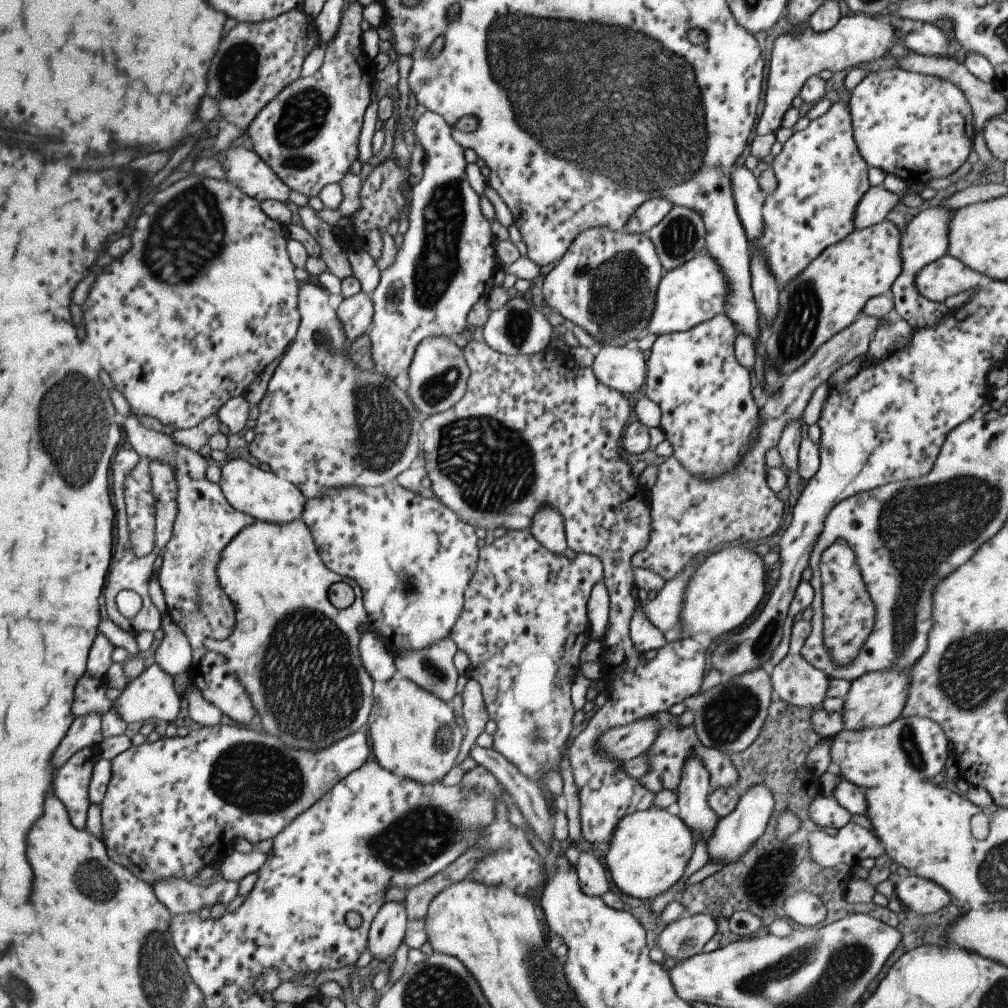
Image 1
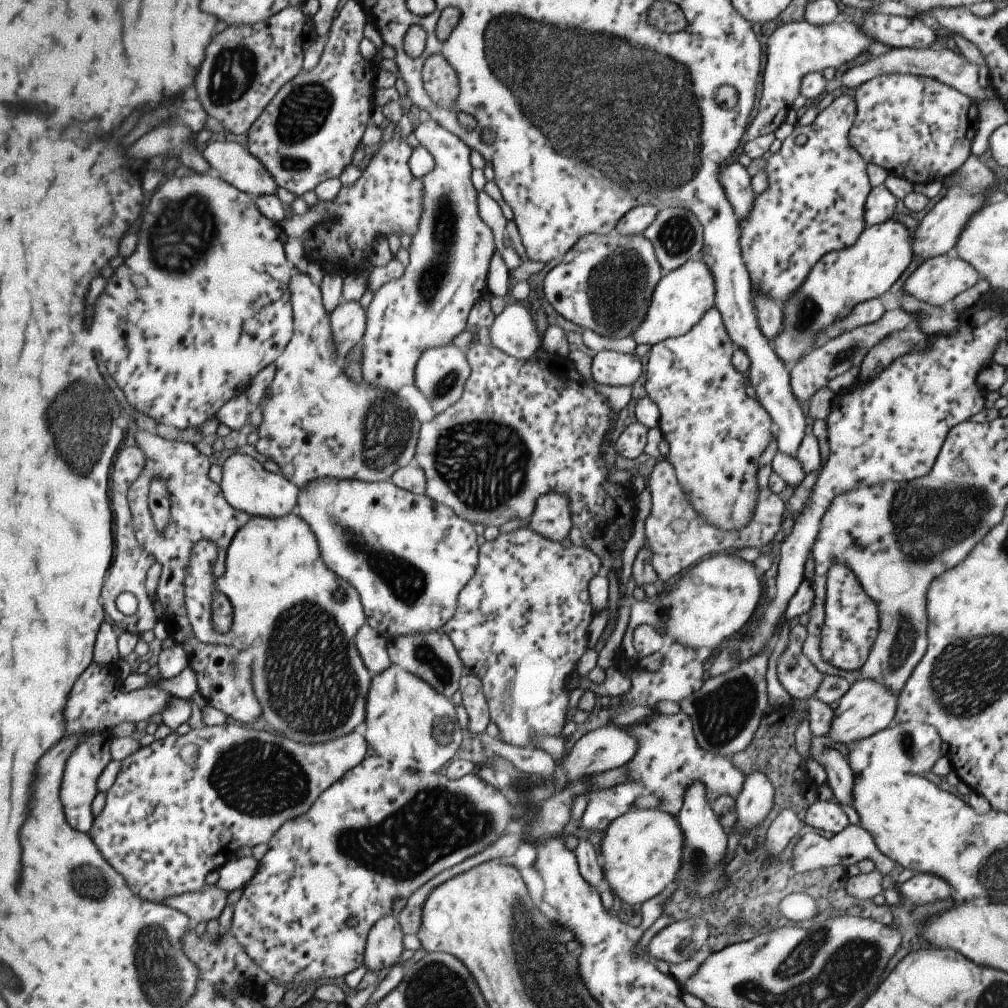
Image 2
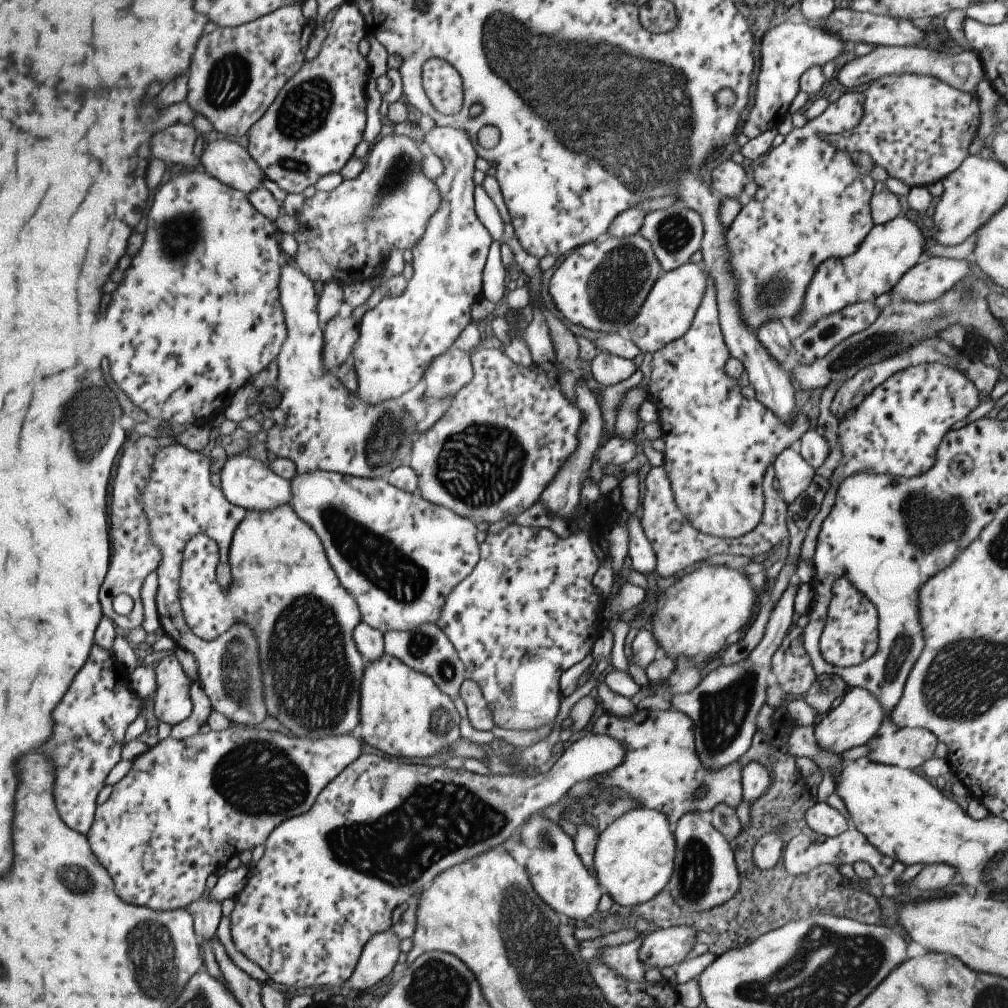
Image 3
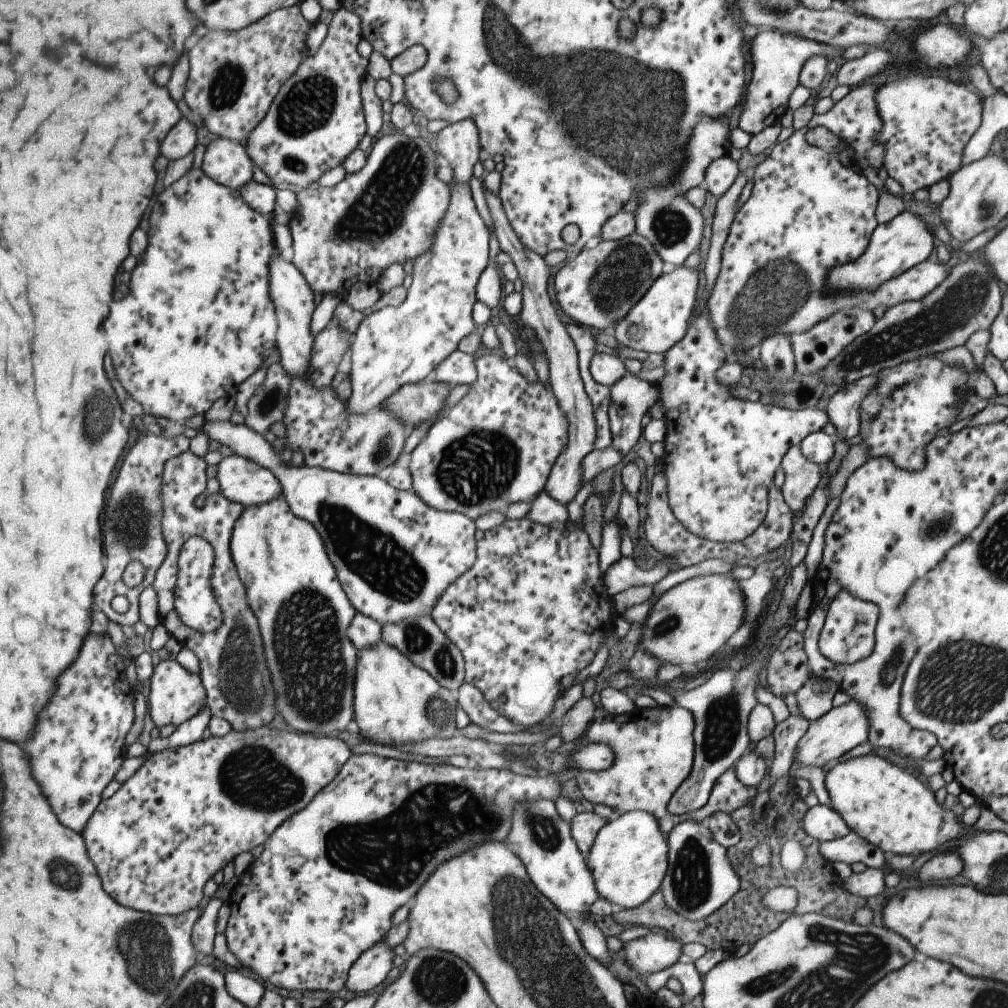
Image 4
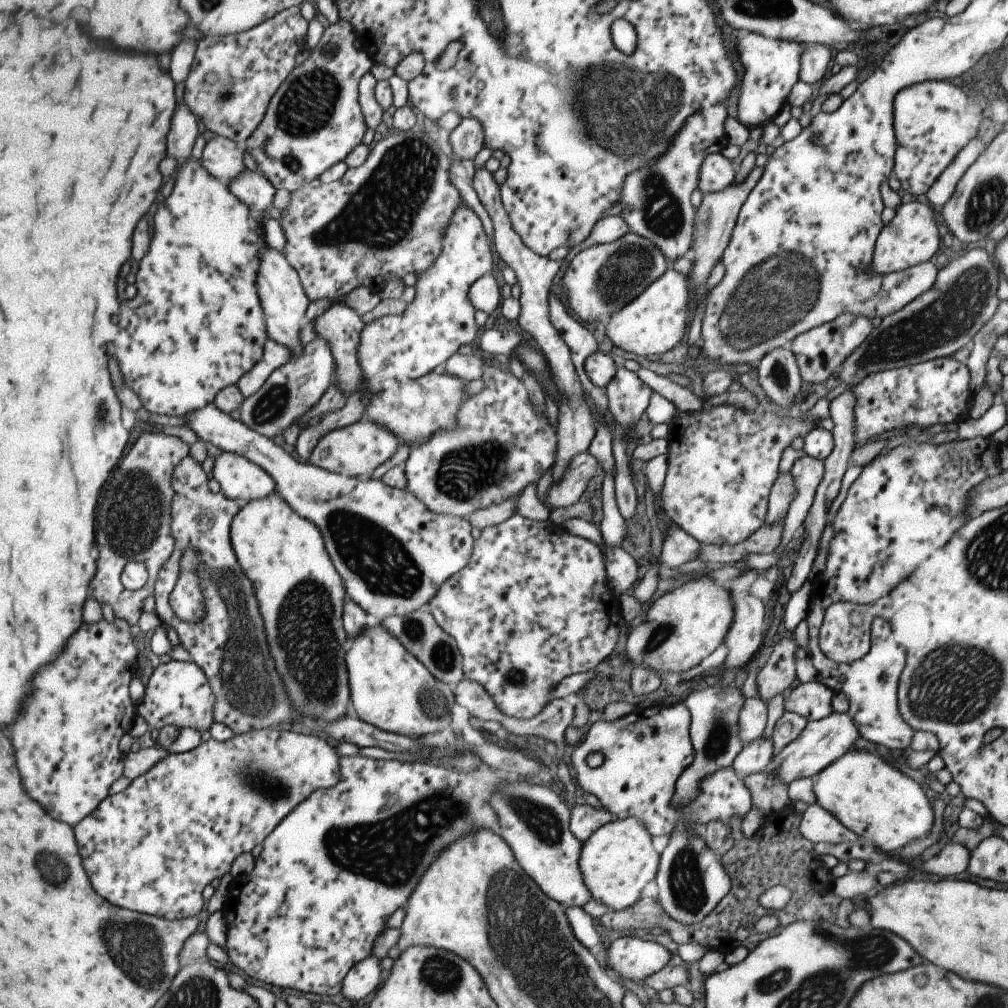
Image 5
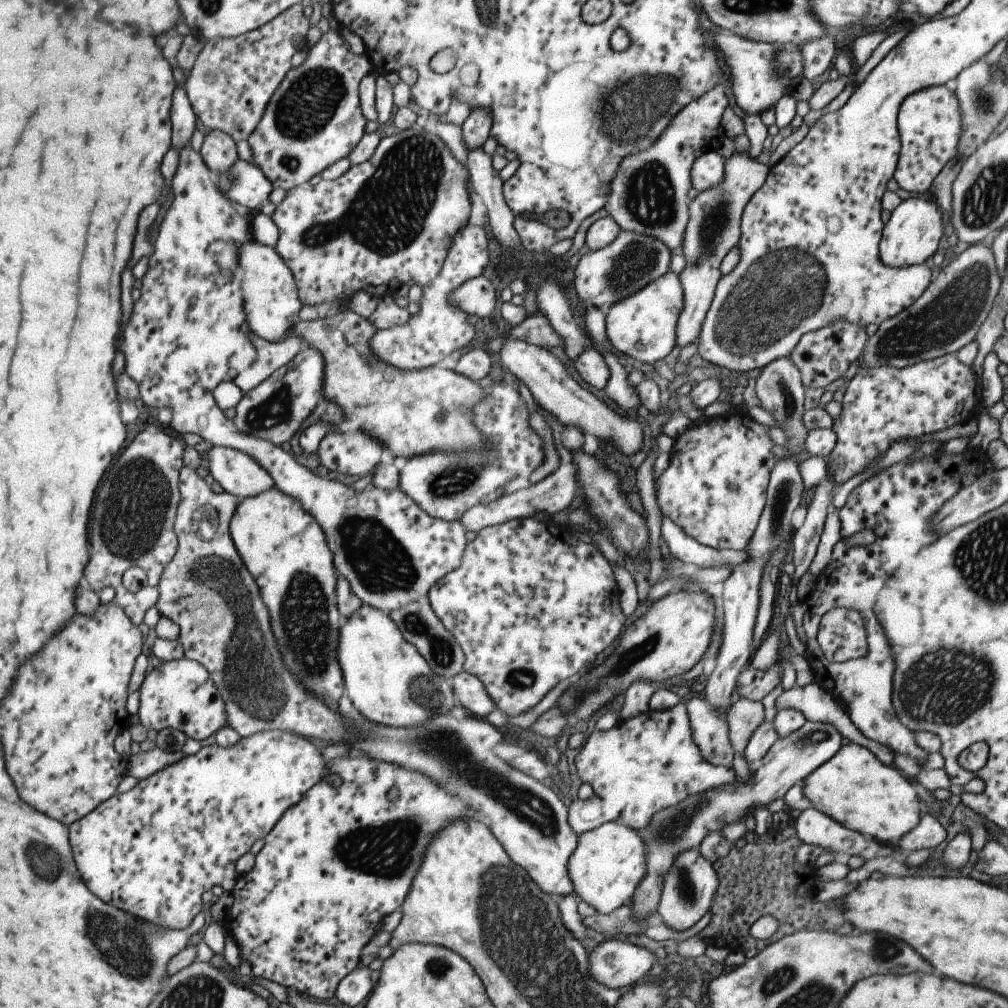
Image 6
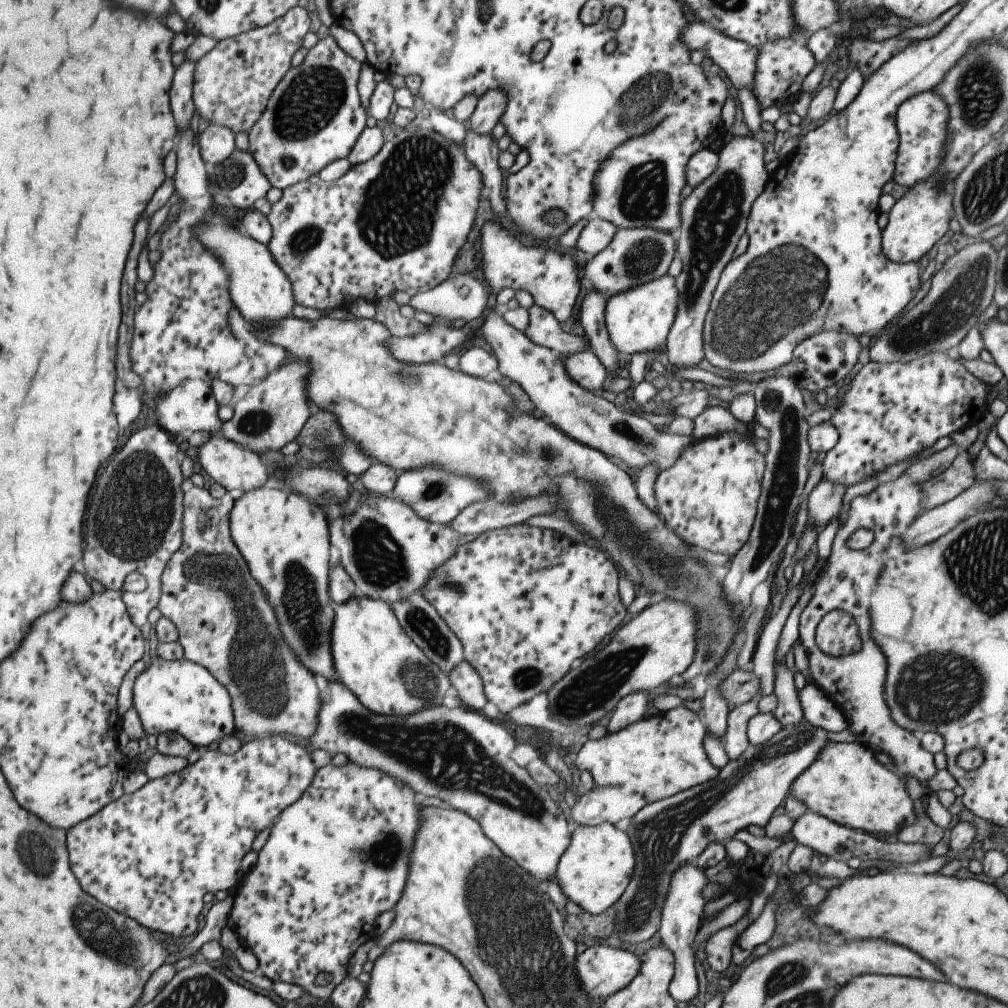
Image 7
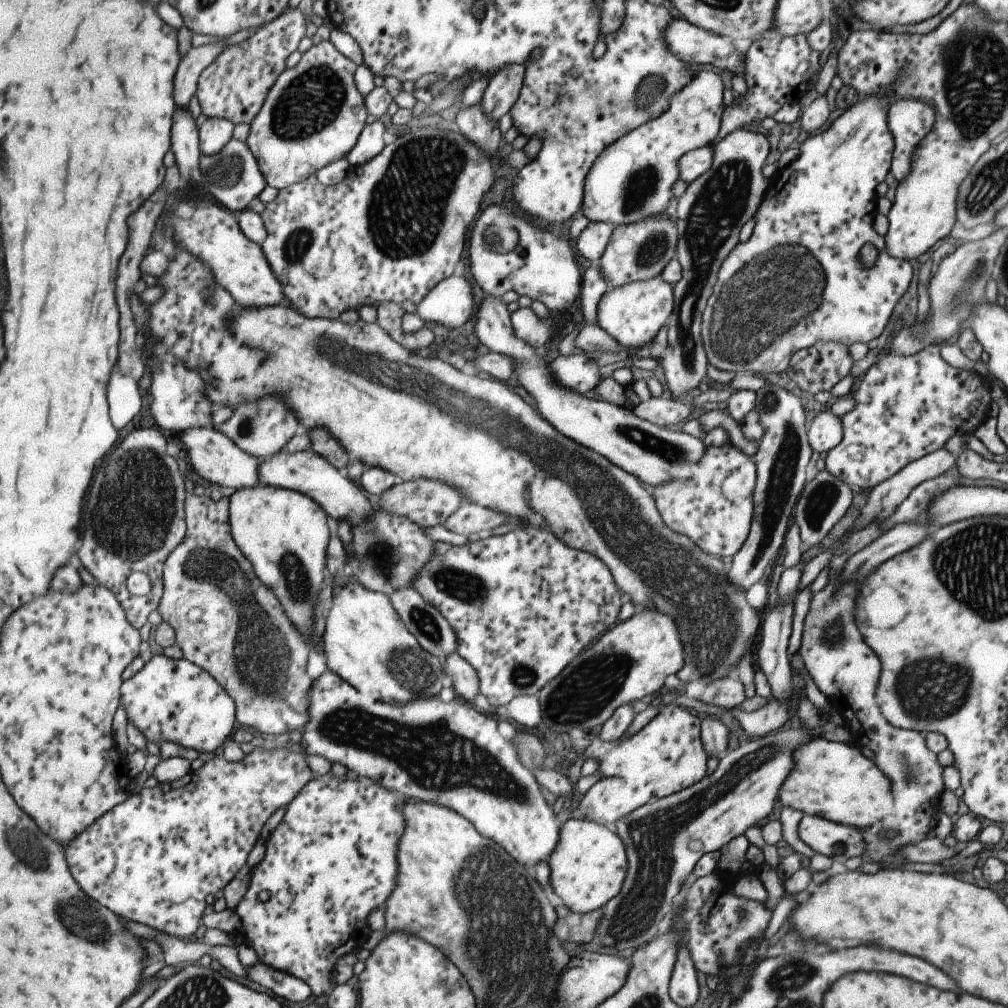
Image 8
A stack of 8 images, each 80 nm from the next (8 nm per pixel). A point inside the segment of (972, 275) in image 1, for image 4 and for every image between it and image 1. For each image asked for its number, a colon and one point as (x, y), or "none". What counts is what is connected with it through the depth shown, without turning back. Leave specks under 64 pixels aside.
2: (937, 281)
3: (929, 280)
4: (807, 213)

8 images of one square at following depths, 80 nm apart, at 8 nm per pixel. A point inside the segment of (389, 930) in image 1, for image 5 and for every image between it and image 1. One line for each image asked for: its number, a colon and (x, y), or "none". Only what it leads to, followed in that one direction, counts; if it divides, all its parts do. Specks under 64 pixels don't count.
2: (383, 946)
3: (379, 954)
4: (369, 970)
5: (363, 977)

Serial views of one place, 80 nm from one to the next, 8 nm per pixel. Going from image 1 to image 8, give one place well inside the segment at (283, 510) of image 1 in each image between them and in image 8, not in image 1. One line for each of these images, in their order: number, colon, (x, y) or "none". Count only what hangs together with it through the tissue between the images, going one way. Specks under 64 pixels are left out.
2: (245, 485)
3: (247, 483)
4: (242, 481)
5: (238, 478)
6: (236, 472)
7: (235, 468)
8: (211, 454)

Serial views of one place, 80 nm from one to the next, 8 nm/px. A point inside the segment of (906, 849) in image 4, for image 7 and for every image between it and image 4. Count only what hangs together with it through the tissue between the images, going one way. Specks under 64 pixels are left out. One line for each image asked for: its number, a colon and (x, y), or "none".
5: (874, 800)
6: (854, 789)
7: (844, 783)

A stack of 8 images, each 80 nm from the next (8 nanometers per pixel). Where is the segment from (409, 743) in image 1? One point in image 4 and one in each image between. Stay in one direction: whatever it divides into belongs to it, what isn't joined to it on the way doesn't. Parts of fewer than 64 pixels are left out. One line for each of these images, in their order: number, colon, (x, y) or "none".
2: (407, 723)
3: (401, 711)
4: (395, 702)

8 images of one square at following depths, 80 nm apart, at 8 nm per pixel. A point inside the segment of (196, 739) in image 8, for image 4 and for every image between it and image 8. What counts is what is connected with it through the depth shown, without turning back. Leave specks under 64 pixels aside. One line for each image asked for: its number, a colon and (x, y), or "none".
4: (175, 694)
5: (177, 693)
6: (179, 694)
7: (179, 696)

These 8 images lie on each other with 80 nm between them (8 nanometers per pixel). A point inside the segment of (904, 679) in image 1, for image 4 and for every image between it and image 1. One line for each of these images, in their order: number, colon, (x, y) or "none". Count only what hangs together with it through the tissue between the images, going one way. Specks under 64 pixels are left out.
2: (867, 707)
3: (854, 722)
4: (840, 729)

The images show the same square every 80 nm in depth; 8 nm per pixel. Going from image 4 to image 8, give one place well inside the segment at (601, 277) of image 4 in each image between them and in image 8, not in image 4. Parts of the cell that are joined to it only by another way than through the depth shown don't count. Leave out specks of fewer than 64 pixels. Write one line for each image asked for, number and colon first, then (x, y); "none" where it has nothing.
5: (599, 280)
6: (631, 260)
7: (634, 256)
8: (638, 251)

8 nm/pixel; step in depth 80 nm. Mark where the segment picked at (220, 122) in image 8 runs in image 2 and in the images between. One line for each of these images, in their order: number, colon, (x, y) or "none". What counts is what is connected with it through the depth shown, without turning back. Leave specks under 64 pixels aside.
2: (232, 163)
3: (226, 161)
4: (226, 162)
5: (222, 158)
6: (218, 150)
7: (215, 142)

